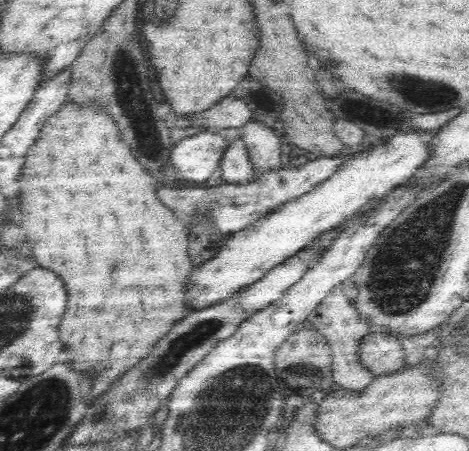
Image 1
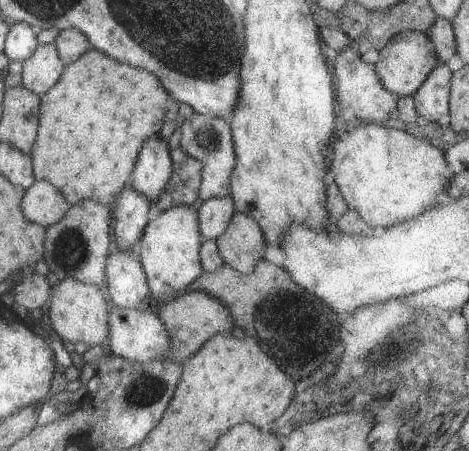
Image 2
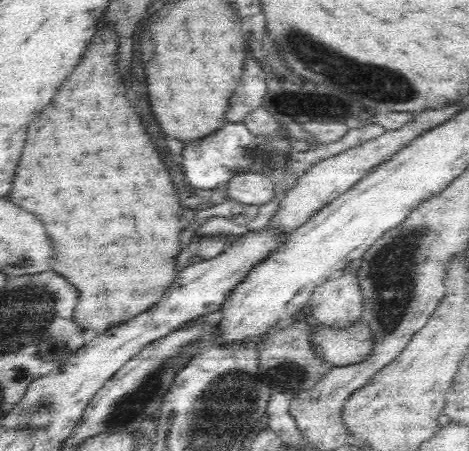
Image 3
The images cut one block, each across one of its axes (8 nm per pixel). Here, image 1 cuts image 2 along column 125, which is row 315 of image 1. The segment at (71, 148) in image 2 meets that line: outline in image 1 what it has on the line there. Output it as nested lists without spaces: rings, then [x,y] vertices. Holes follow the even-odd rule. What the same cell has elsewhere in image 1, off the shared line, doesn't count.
[[[66,100],[56,114],[46,120],[34,144],[28,146],[18,186],[16,212],[38,268],[56,272],[68,288],[68,310],[60,324],[62,342],[76,350],[76,368],[106,368],[94,384],[92,394],[96,396],[148,354],[152,344],[164,336],[168,328],[174,328],[178,320],[194,312],[190,306],[184,306],[184,286],[188,274],[194,270],[188,228],[162,204],[158,198],[162,182],[140,164],[130,146],[122,142],[122,132],[114,118],[94,100],[88,104]]]

